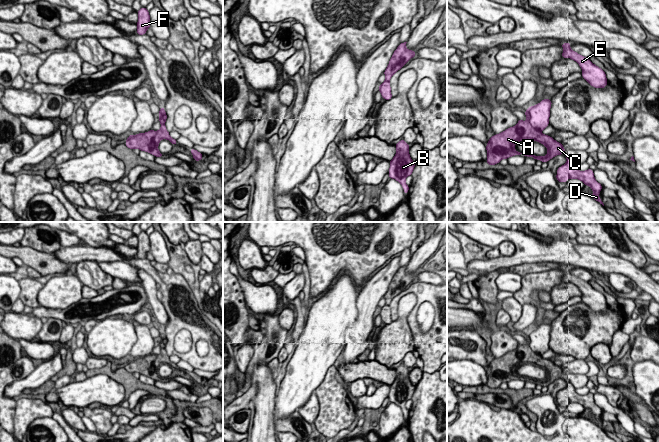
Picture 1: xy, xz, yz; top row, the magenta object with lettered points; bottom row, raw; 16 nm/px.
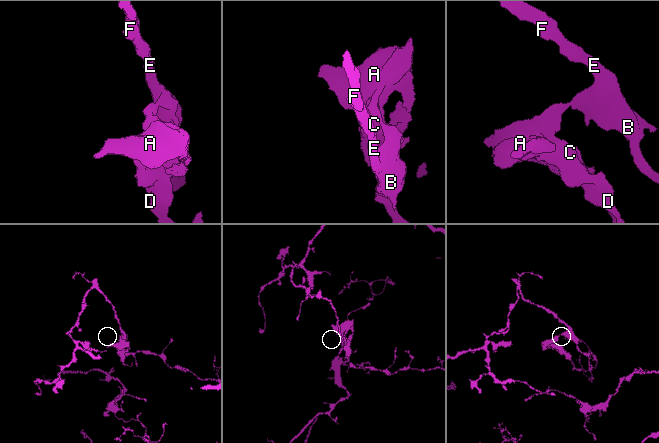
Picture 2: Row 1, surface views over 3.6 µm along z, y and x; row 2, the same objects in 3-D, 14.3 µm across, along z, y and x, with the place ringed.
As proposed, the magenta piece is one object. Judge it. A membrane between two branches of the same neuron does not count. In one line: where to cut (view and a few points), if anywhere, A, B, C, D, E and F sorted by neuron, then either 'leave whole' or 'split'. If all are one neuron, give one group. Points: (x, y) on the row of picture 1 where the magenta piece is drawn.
cut in yz along (526, 110), (529, 115), (529, 123), (540, 131); A C D / B E F; split

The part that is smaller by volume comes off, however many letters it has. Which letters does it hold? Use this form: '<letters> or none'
A, C, D

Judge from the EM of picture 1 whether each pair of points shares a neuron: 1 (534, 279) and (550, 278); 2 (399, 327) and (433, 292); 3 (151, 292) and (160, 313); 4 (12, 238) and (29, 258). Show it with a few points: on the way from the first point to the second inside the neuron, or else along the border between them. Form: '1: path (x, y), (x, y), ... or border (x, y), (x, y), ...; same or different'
1: path (538, 279), (546, 279); same
2: border (416, 297), (408, 315), (413, 342); different
3: path (152, 297), (157, 308); same
4: border (12, 244), (10, 246); different

